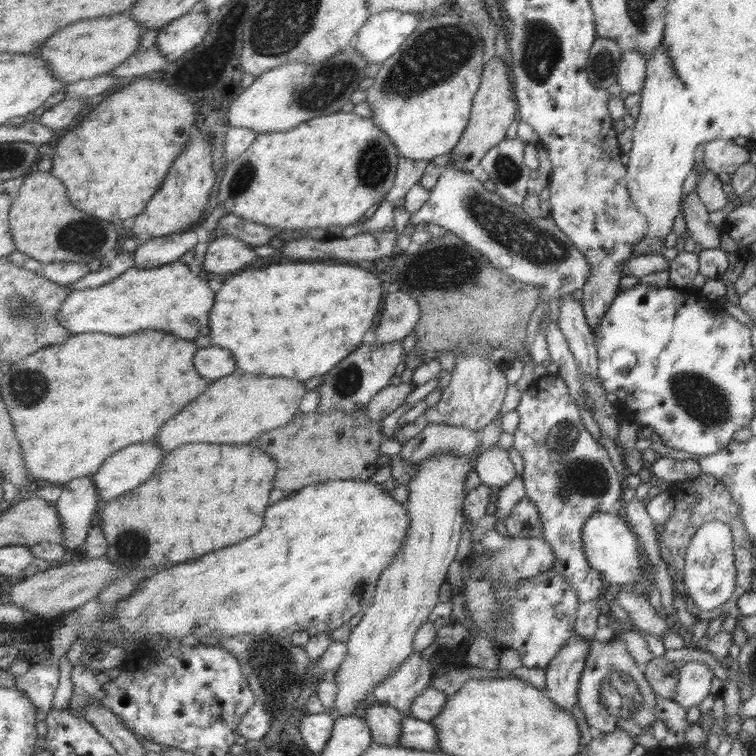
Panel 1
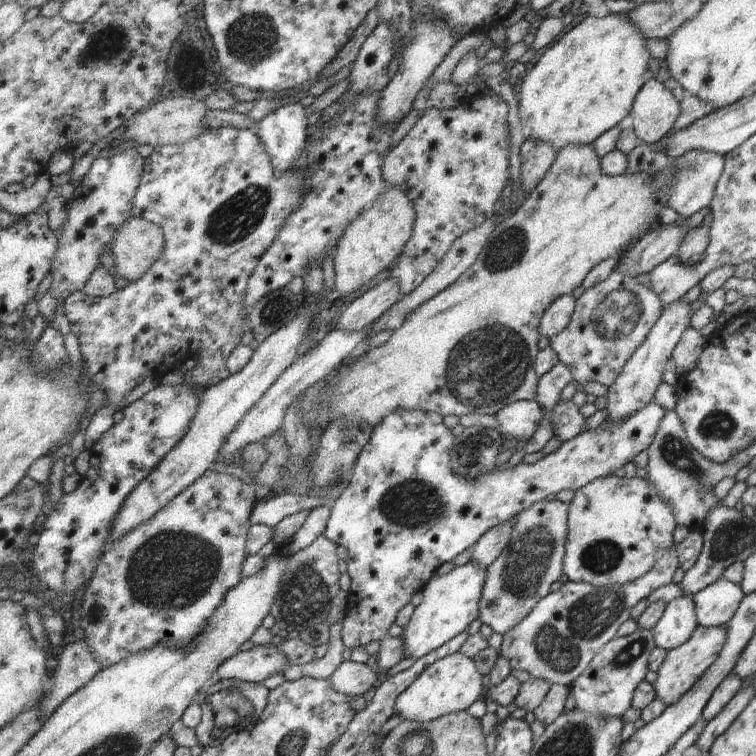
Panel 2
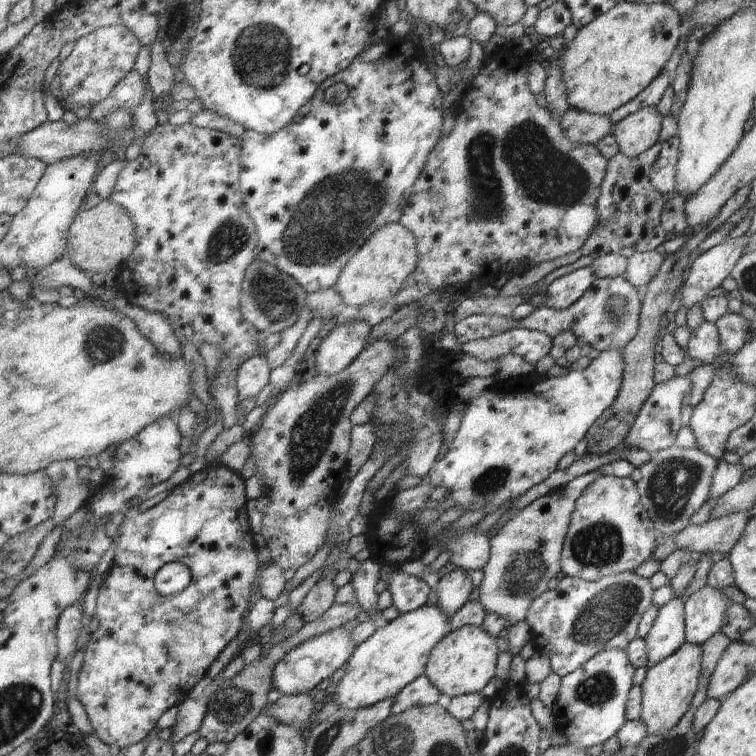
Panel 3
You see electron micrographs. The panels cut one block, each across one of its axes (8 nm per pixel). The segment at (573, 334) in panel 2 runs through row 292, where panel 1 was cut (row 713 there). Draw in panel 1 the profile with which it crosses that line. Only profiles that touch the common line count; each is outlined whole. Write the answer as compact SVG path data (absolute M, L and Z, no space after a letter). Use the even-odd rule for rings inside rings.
M614 639L607 643L591 642L577 690L578 707L591 733L603 735L621 729L629 737L639 736L640 731L650 727L656 719L653 714L656 699L657 695L629 656L625 643Z

